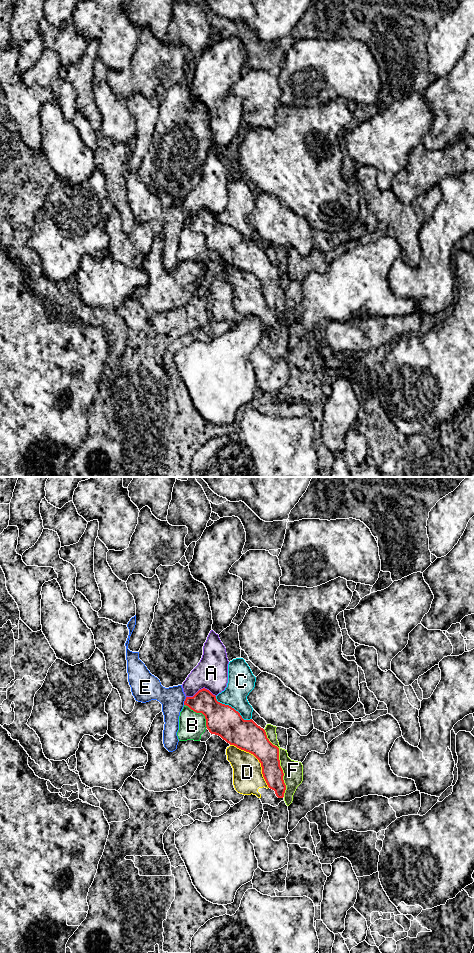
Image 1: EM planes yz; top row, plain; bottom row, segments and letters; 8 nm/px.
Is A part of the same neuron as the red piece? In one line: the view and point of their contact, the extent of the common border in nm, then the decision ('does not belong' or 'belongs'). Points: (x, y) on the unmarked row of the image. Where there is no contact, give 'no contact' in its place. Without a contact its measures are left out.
yz (201, 209) | 240 nm | does not belong

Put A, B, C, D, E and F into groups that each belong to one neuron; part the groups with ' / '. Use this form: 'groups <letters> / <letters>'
groups A / B / C / D / E / F

